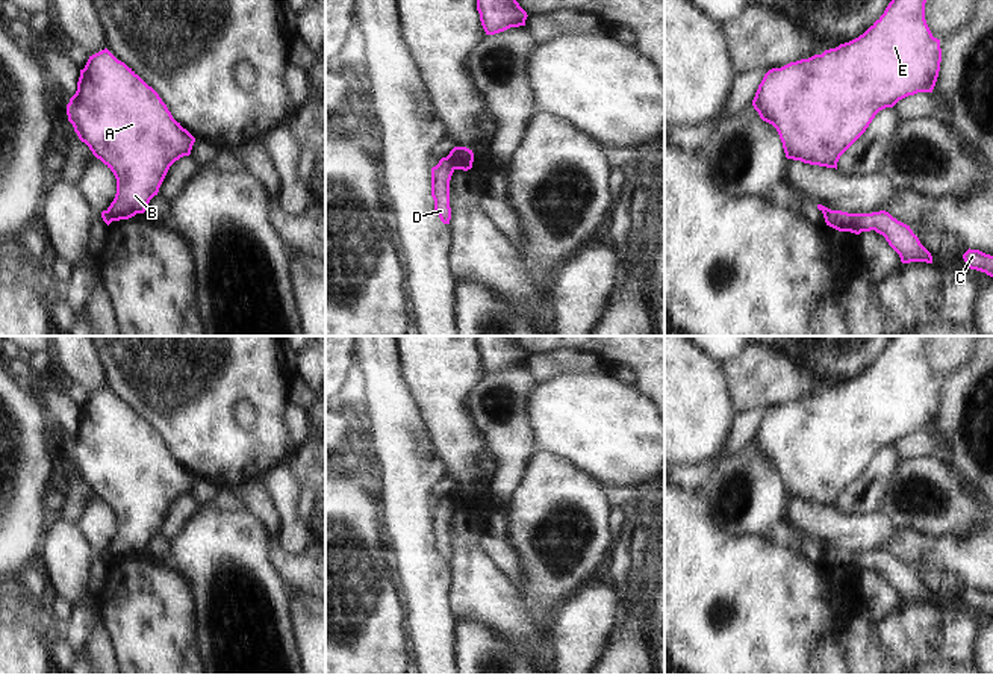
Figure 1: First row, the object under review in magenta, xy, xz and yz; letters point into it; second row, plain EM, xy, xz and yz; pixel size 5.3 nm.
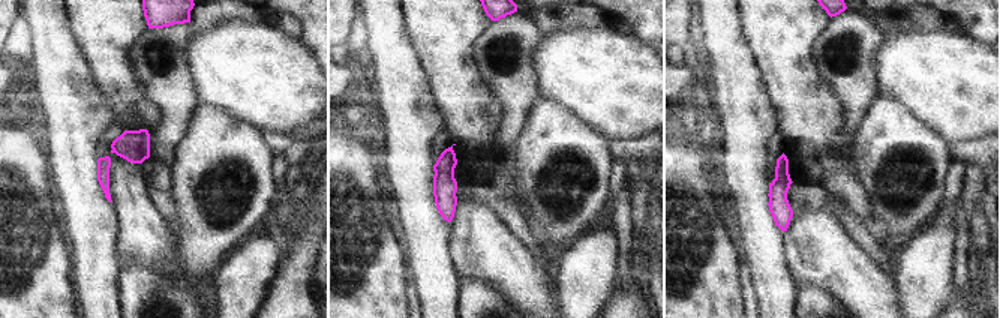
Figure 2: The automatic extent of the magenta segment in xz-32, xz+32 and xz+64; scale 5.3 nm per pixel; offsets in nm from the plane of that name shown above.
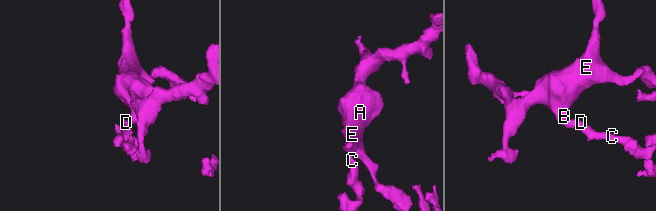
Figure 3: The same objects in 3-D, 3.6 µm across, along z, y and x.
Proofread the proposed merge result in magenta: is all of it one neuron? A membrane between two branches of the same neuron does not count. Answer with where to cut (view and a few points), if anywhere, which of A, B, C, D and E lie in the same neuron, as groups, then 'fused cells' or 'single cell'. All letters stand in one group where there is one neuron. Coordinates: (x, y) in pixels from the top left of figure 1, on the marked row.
xz (445, 158), (456, 168) | A B E / C D | fused cells

